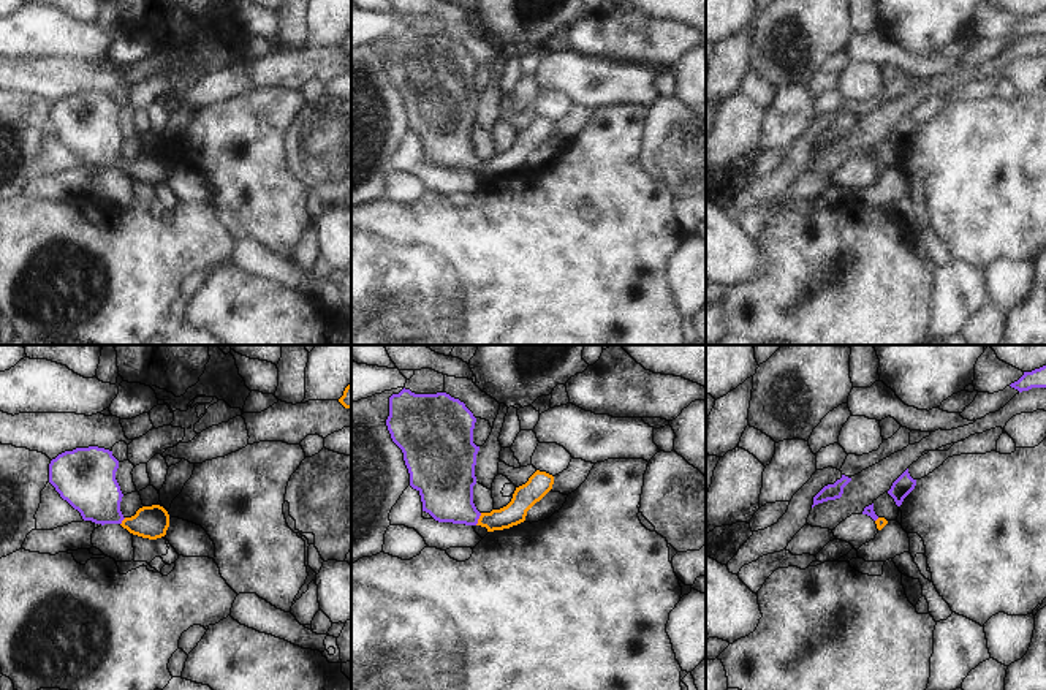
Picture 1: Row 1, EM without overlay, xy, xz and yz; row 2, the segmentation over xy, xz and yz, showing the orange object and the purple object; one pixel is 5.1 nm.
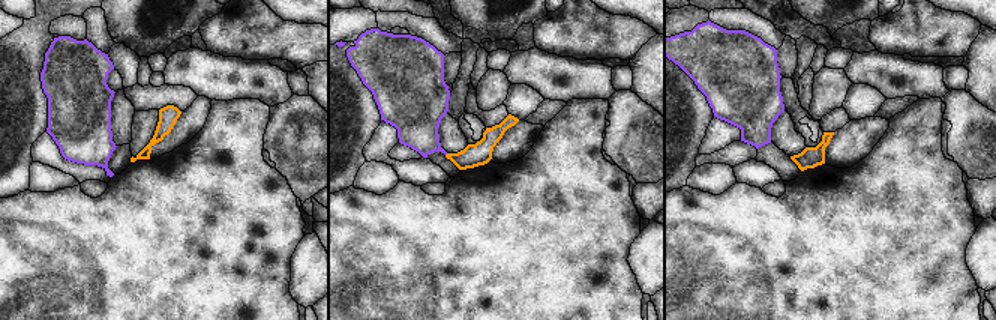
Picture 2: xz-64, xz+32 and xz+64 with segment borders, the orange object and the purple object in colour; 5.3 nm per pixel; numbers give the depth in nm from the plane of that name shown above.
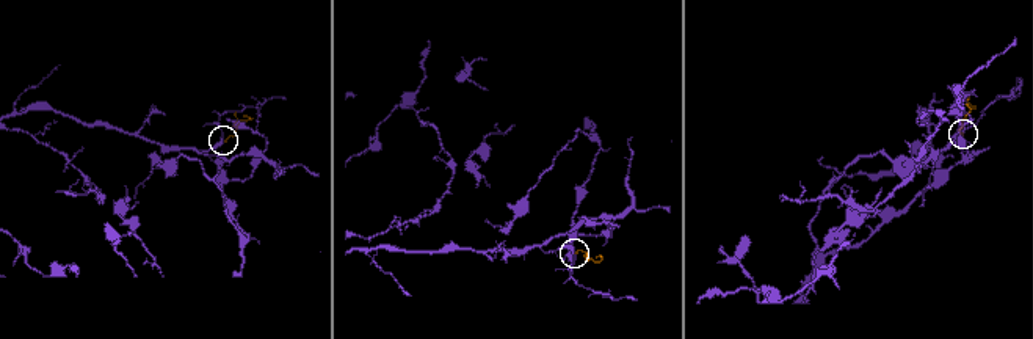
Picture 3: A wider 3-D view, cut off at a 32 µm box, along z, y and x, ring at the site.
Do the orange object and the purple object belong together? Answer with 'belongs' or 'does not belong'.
belongs

